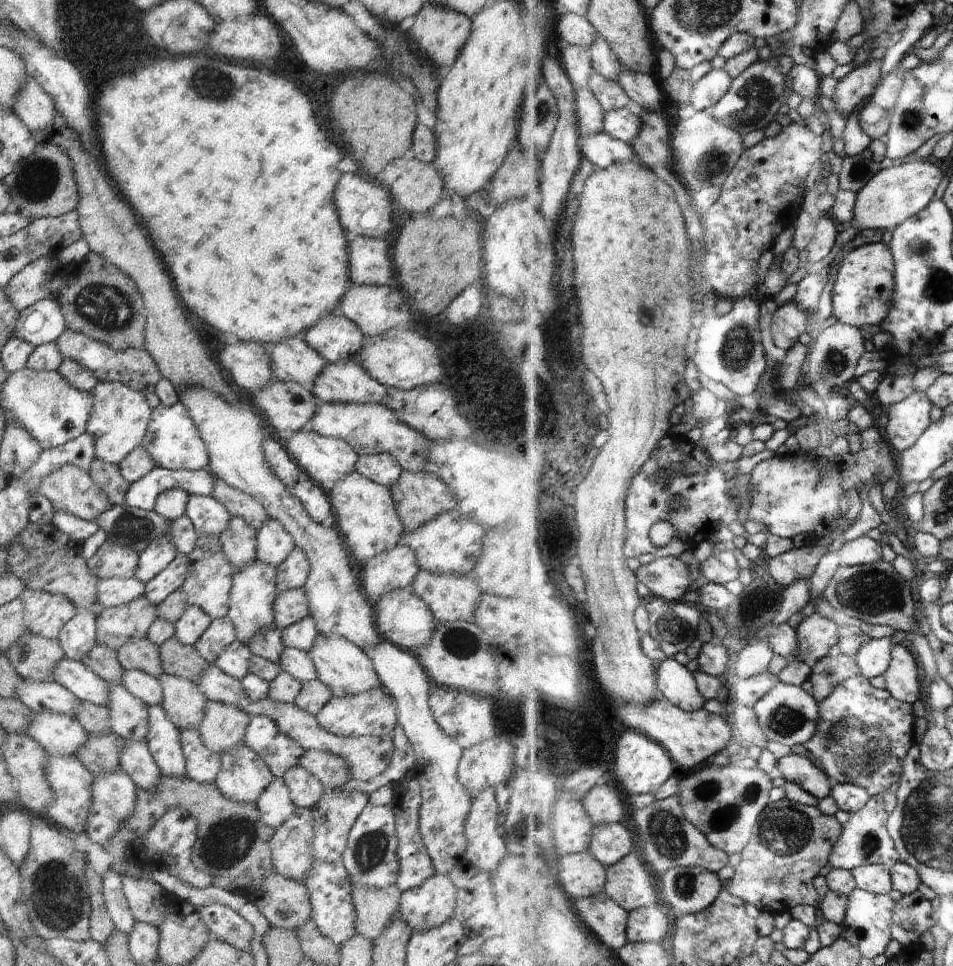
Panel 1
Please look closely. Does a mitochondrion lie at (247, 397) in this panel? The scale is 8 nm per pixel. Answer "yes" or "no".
no

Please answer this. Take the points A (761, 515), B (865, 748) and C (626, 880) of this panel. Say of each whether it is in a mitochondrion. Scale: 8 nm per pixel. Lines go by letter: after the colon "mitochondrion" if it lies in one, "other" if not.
A: mitochondrion
B: mitochondrion
C: other

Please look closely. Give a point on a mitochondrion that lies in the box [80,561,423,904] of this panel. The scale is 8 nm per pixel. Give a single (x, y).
(229, 840)

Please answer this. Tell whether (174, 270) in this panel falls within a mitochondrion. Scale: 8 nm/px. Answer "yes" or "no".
no

